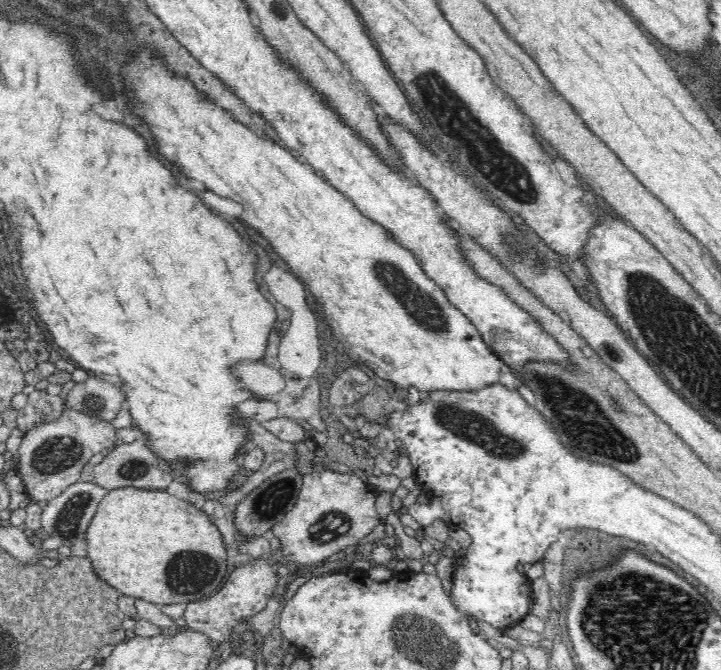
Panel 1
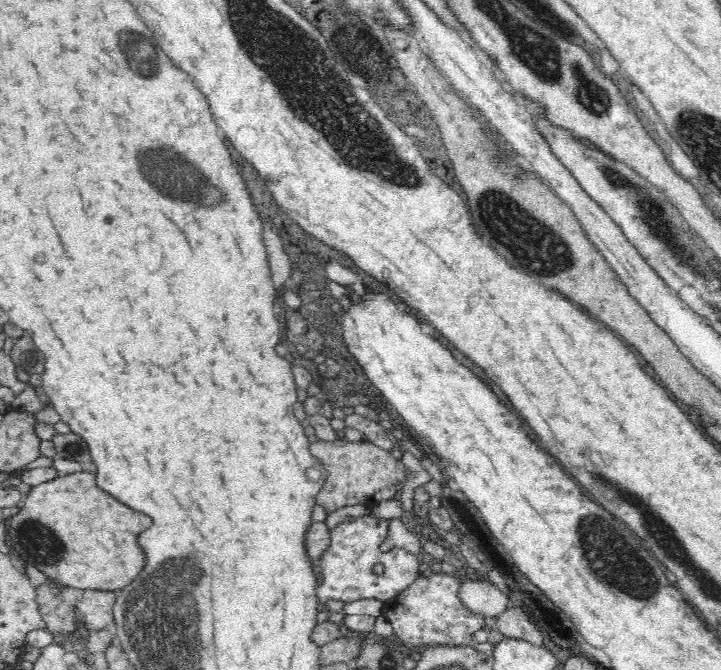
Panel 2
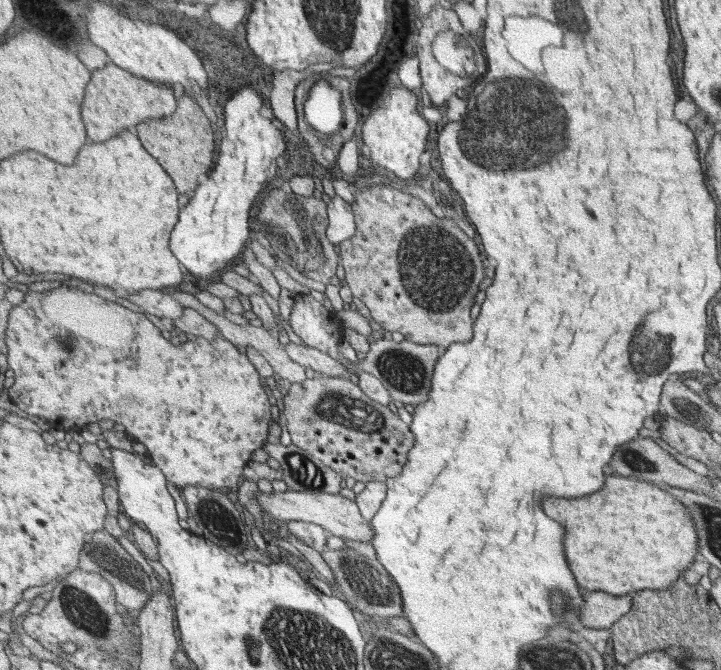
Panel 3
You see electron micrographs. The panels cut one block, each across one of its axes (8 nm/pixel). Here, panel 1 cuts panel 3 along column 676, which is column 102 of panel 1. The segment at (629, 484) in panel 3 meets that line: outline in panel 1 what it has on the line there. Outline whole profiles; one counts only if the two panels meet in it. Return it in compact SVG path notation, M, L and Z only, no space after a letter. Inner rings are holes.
M125 486L107 490L84 531L86 556L91 561L96 578L124 594L124 597L141 598L161 606L203 600L215 593L227 571L227 550L223 533L202 514L204 512L196 510L190 502L163 489Z

